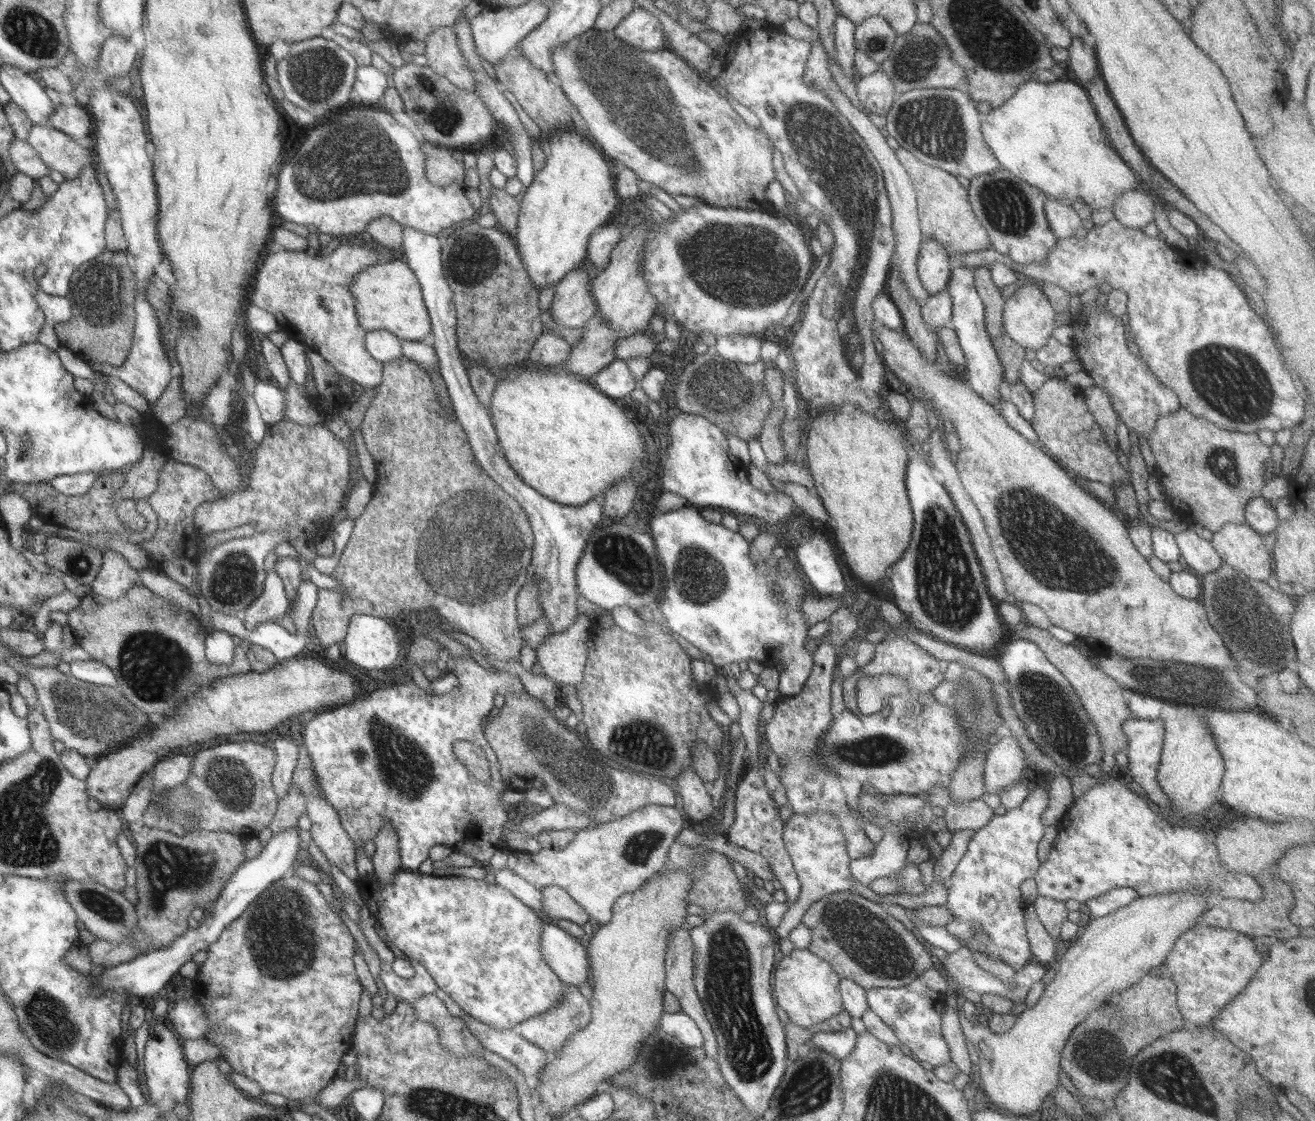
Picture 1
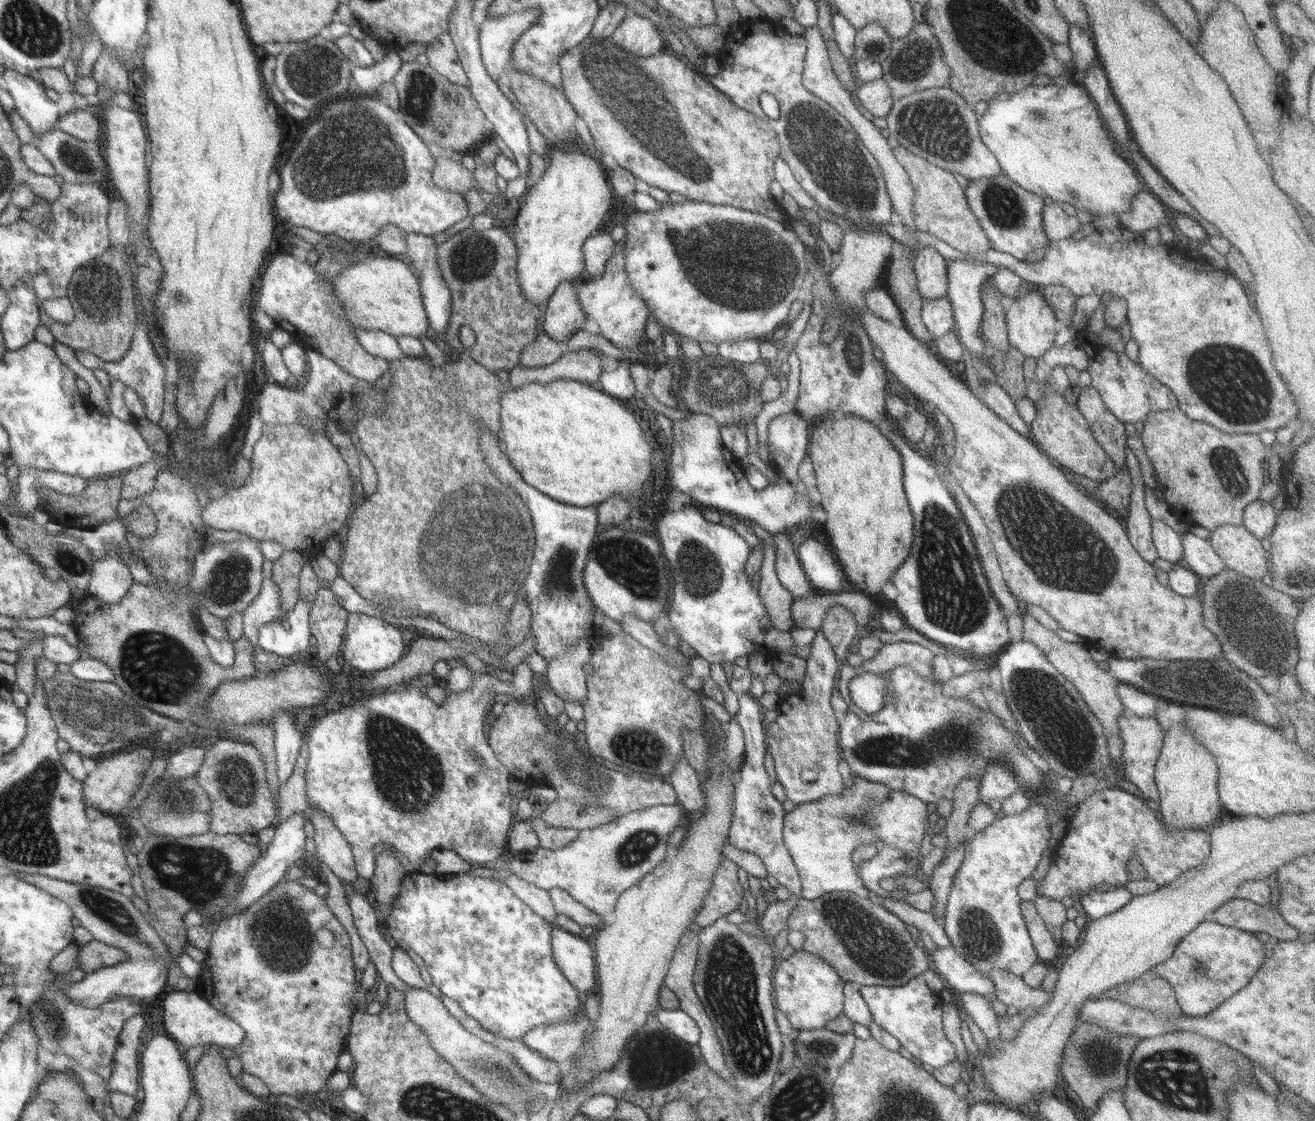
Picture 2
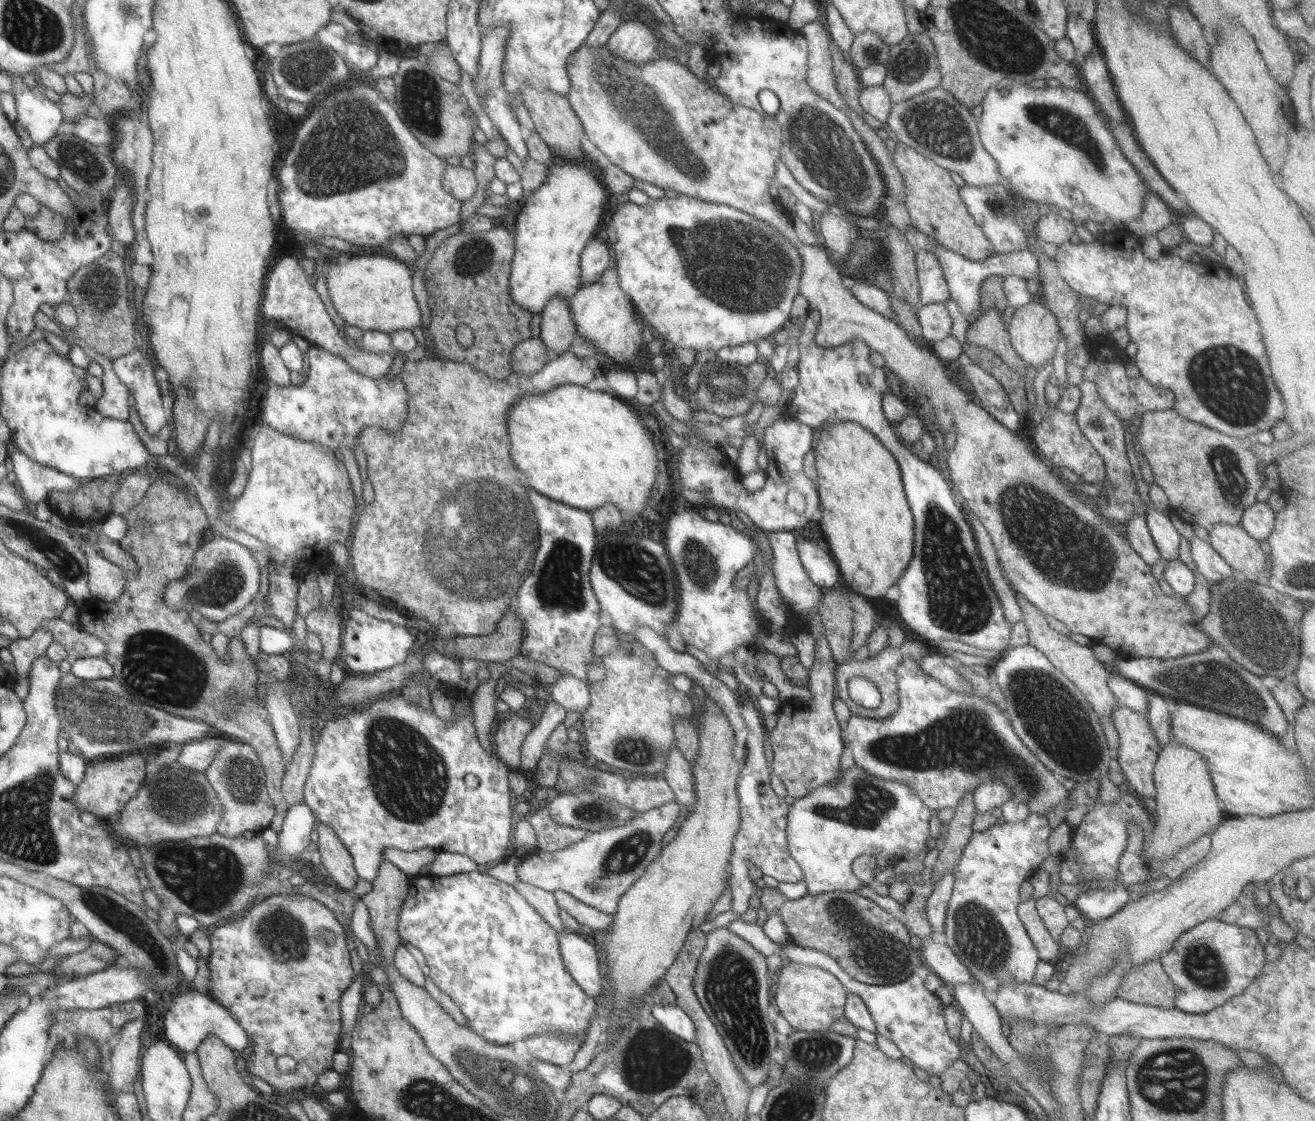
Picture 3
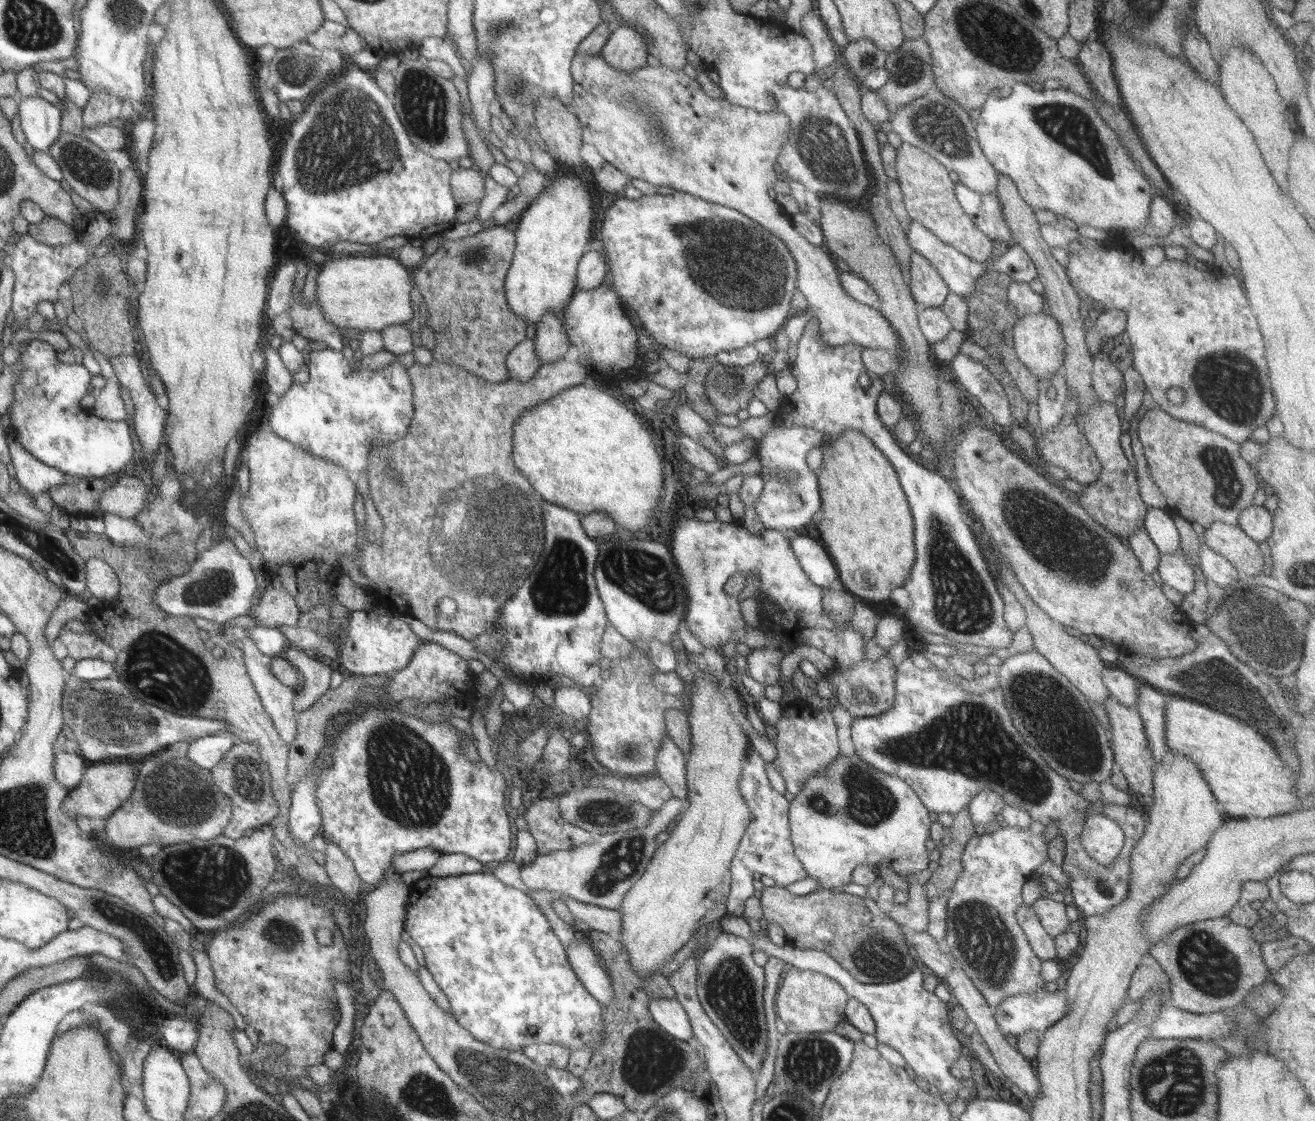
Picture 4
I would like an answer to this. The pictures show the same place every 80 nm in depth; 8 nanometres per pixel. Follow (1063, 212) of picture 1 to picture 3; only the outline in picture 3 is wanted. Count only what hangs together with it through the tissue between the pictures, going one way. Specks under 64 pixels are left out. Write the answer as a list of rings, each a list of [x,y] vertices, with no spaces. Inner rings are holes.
[[[1051,208],[1048,215],[1040,216],[1037,220],[1035,230],[1040,242],[1060,245],[1074,236],[1076,225],[1072,220],[1063,218],[1057,210]]]

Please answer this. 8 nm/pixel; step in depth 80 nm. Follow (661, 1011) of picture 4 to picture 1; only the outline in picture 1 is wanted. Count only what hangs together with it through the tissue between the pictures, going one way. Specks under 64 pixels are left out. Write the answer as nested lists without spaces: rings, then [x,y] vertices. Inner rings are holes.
[[[664,1011],[660,1017],[660,1028],[667,1034],[676,1037],[680,1042],[691,1047],[703,1046],[704,1034],[697,1022],[683,1011],[669,1013]]]

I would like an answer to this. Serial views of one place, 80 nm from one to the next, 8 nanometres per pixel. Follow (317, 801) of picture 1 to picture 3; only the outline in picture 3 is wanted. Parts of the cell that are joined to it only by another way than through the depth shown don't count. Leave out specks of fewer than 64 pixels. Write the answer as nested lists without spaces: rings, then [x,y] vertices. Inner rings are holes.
[[[316,822],[316,832],[321,862],[326,867],[328,876],[344,891],[352,890],[359,877],[353,867],[352,855],[341,838],[326,823]]]

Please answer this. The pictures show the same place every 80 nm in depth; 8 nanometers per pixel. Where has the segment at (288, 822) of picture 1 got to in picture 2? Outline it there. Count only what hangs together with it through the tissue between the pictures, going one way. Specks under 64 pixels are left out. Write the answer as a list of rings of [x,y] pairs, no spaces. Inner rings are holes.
[[[306,743],[300,750],[296,766],[294,766],[294,772],[290,776],[289,780],[284,782],[284,786],[279,789],[280,796],[280,823],[285,822],[288,818],[296,816],[296,814],[304,814],[309,810],[309,802],[306,795],[306,766],[308,761],[308,746]]]

